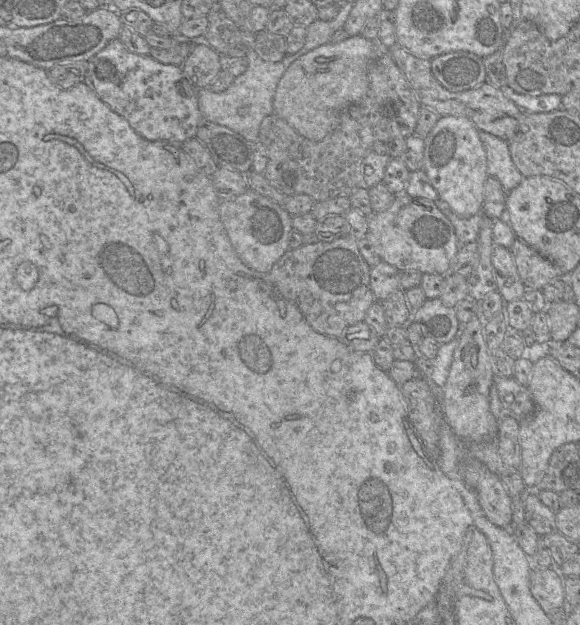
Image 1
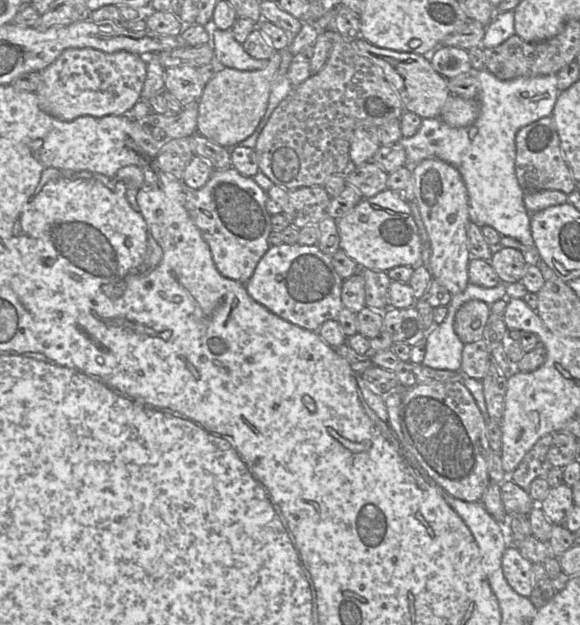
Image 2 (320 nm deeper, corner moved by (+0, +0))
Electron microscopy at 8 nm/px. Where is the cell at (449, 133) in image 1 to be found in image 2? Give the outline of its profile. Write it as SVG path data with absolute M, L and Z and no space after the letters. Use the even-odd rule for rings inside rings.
M425 159L413 169L414 194L422 221L431 244L429 272L432 279L454 296L469 283L467 224L469 217L468 192L462 176L452 165L438 159Z

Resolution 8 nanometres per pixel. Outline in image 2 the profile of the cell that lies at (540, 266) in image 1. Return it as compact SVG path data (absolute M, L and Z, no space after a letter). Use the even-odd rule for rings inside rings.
M493 246L493 254L489 261L498 275L500 282L511 284L519 282L526 273L528 258L519 250Z

